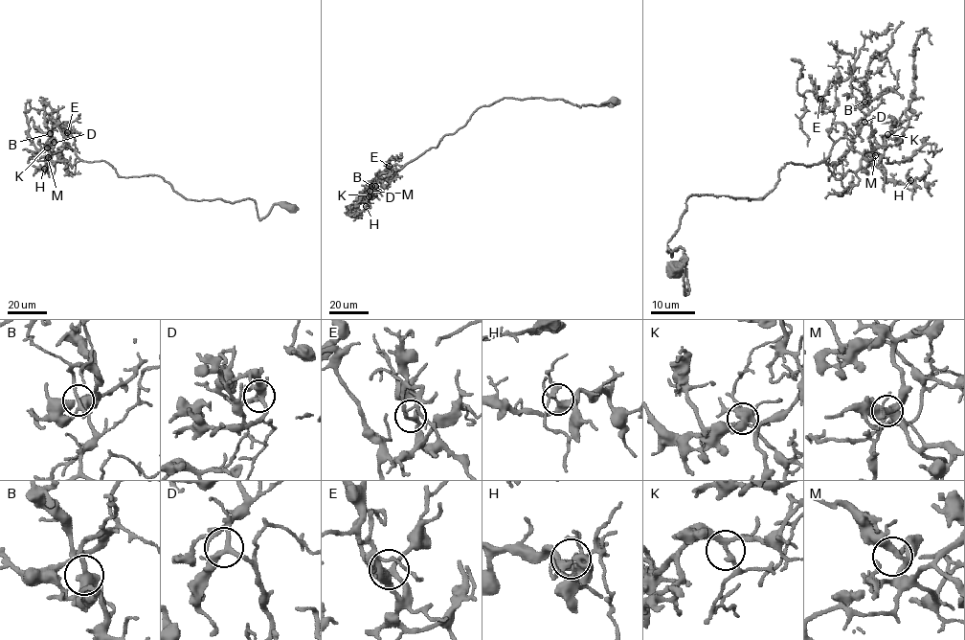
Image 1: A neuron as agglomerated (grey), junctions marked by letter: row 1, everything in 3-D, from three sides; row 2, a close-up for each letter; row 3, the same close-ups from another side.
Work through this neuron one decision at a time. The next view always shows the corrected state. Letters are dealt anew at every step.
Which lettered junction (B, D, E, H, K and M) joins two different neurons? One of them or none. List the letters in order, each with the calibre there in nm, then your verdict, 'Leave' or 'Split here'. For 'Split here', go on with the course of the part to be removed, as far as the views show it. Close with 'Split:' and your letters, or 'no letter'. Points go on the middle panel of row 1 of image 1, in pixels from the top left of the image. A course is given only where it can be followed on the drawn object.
B: Thickness 170 nm. Leave
D: Thickness 240 nm. Leave
E: Thickness 190 nm. Leave
H: Thickness 280 nm. Leave
K: Thickness 220 nm. Leave
M: Thickness 280 nm. Leave
Split: no letter

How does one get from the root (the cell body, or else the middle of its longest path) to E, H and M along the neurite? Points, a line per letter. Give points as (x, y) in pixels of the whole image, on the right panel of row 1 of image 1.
E: (674, 271), (687, 294), (667, 243), (689, 196), (762, 198), (829, 155), (845, 127), (820, 99)
H: (674, 271), (687, 294), (667, 243), (691, 195), (762, 198), (789, 163), (910, 180)
M: (674, 271), (685, 259), (687, 294), (667, 243), (689, 196), (762, 198), (789, 163), (841, 179), (875, 155)

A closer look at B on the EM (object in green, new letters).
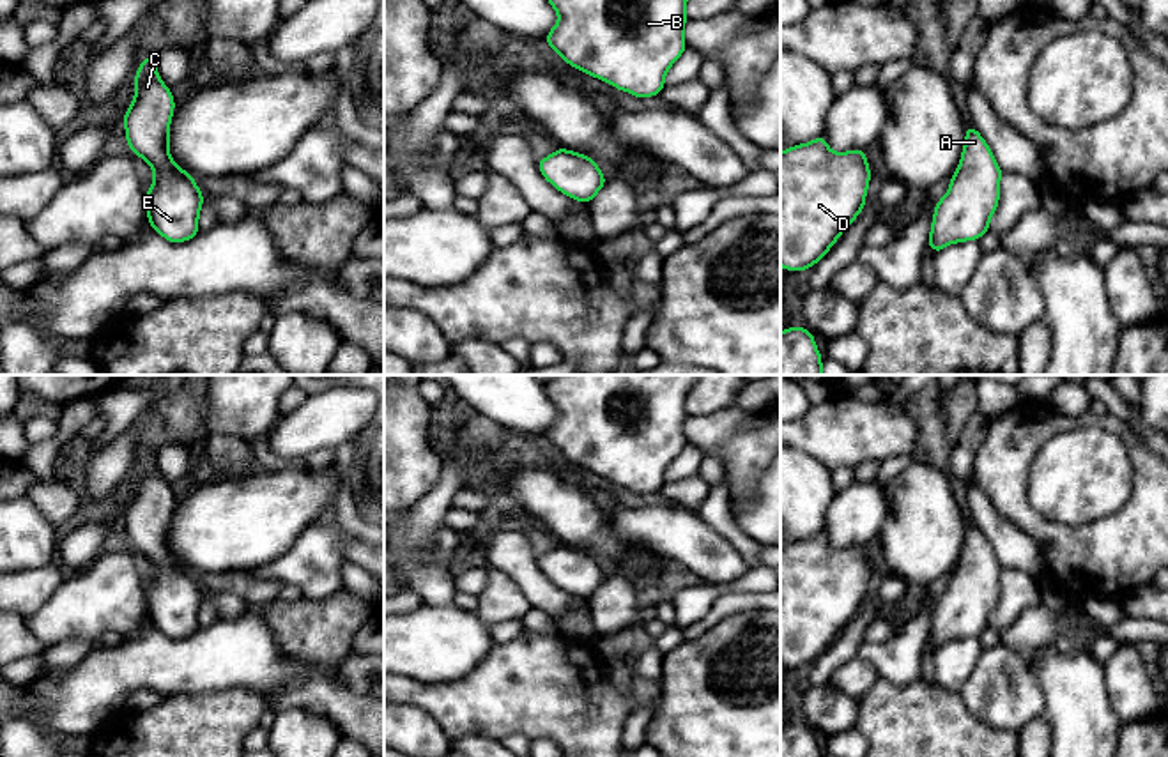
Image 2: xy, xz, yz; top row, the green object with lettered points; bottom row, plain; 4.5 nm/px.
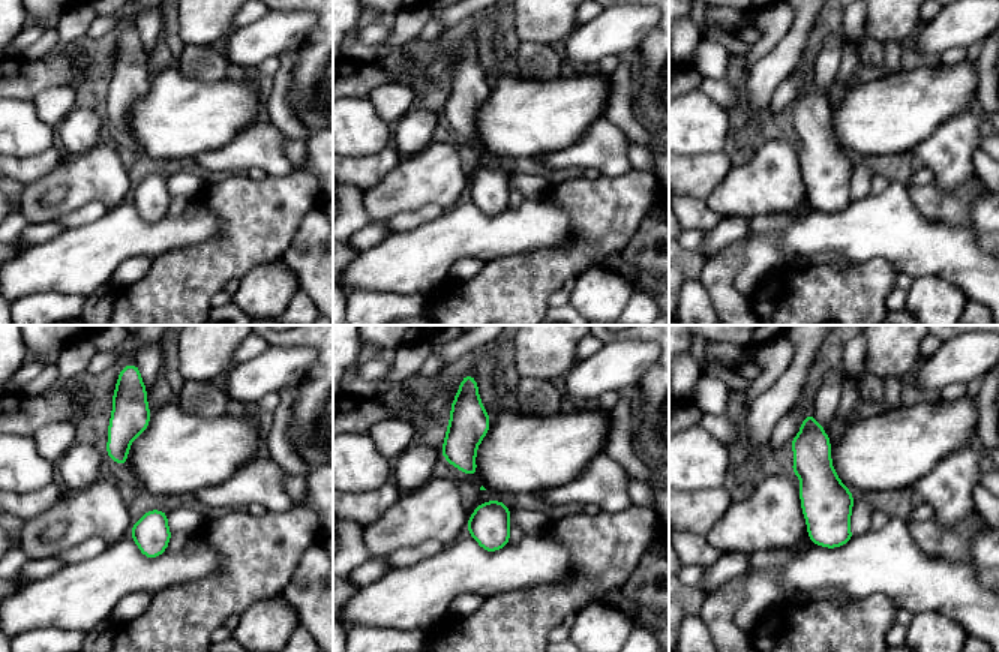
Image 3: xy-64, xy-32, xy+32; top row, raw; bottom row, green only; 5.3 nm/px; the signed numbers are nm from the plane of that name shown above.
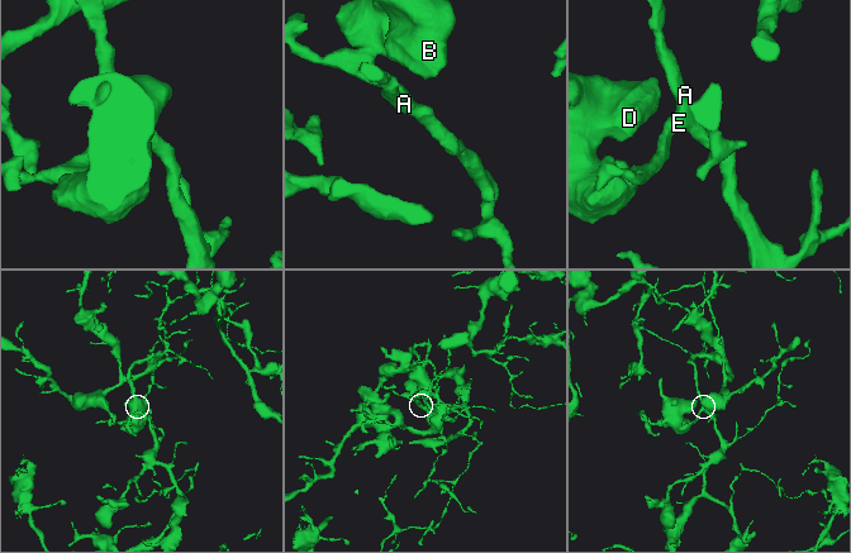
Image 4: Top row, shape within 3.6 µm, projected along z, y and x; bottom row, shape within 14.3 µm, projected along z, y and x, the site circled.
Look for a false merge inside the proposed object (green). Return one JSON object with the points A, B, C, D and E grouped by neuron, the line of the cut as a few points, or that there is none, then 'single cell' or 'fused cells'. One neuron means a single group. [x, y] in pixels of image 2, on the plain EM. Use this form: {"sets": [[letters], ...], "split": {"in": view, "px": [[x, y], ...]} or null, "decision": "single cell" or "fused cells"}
{"sets": [["A", "B", "C", "D", "E"]], "split": null, "decision": "single cell"}

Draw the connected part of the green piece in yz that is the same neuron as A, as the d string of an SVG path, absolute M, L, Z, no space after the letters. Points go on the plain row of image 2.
M966 520L961 557L950 582L934 601L927 642L938 651L956 638L979 637L989 628L989 617L1000 598L1000 575L993 547L982 531Z

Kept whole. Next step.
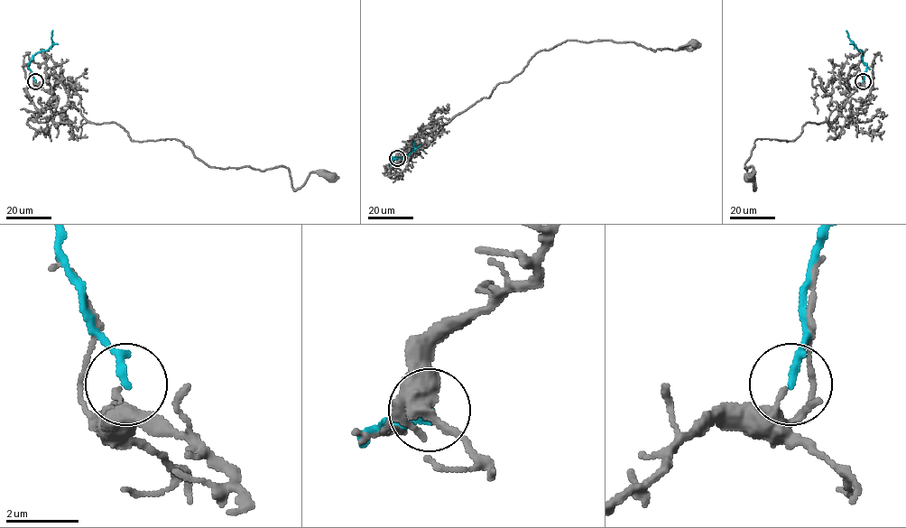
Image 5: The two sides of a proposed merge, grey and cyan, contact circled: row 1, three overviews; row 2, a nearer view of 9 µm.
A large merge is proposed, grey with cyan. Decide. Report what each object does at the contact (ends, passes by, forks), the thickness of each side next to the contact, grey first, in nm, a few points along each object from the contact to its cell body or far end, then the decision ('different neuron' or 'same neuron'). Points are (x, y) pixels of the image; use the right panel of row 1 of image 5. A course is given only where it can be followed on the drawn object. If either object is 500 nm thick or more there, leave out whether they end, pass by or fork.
grey ends; cyan ends; calibres 240 and 200 nm; course grey (863, 82), (846, 88), (854, 123), (757, 139), (744, 163), (754, 189), (748, 178); course cyan (863, 81), (866, 65), (863, 61), (862, 50), (848, 37), (846, 31); different neuron

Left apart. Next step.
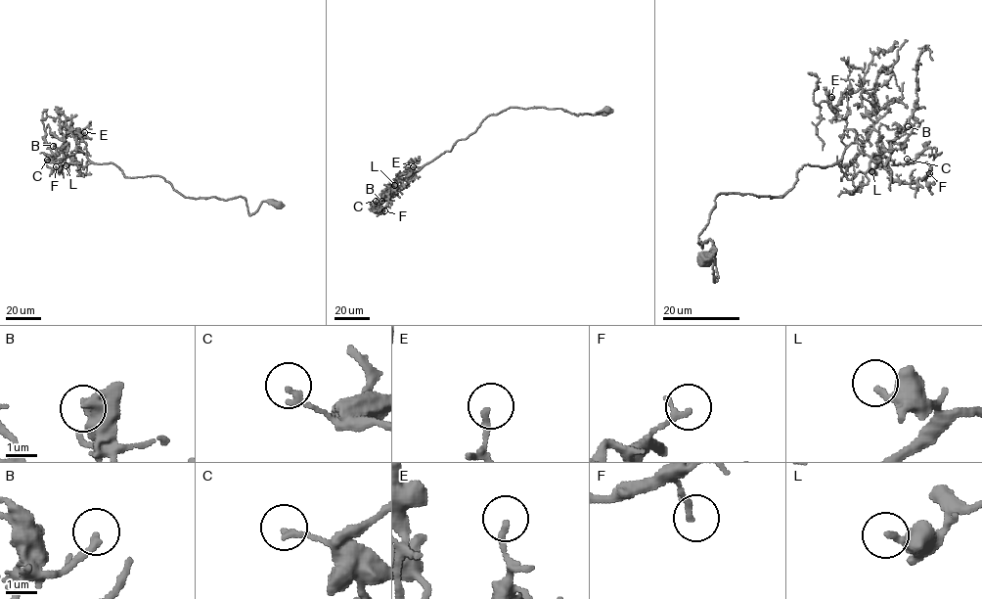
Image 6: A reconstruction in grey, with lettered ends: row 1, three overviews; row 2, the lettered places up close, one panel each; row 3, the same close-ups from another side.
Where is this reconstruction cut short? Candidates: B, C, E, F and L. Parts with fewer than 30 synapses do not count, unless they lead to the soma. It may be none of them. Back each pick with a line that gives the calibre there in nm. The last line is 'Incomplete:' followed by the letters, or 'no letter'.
B: calibre 240 nm
Incomplete: B

